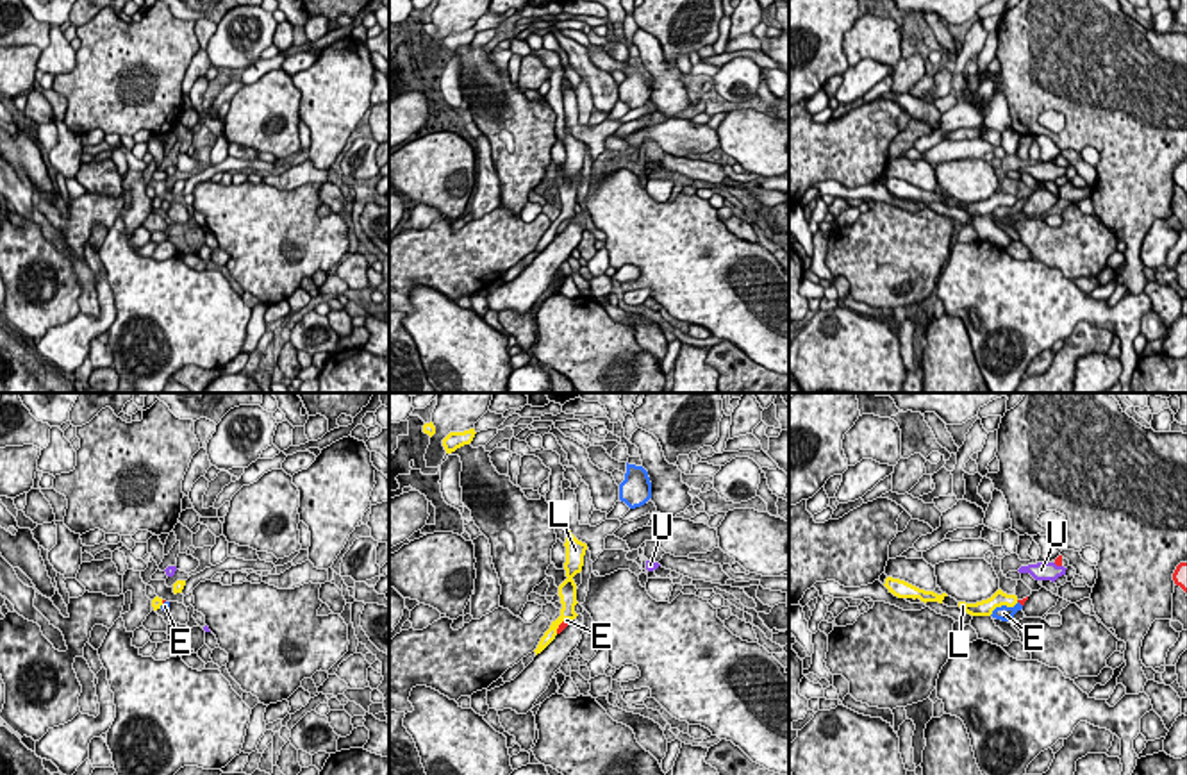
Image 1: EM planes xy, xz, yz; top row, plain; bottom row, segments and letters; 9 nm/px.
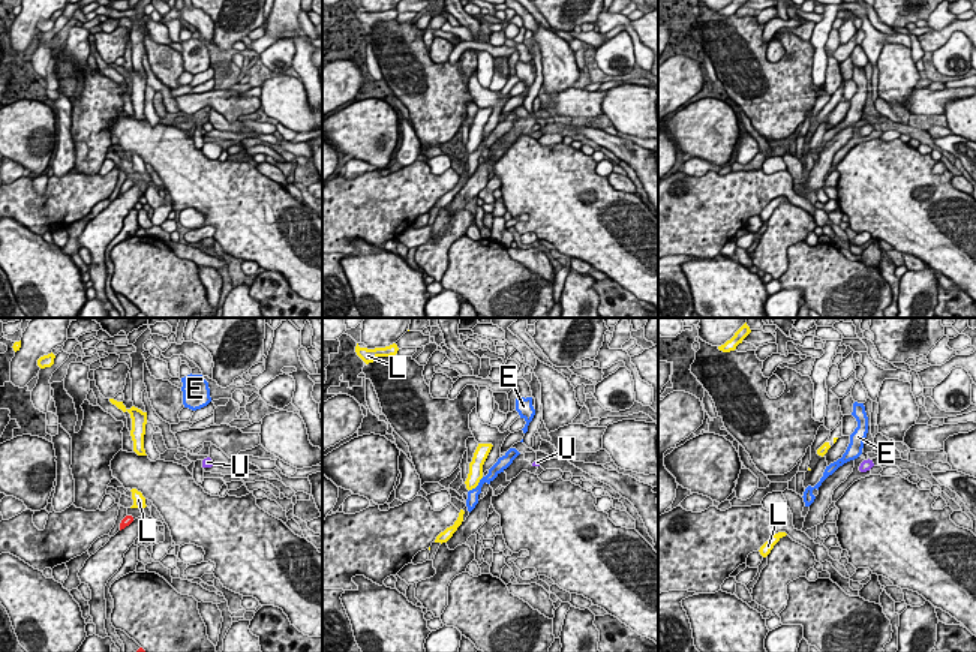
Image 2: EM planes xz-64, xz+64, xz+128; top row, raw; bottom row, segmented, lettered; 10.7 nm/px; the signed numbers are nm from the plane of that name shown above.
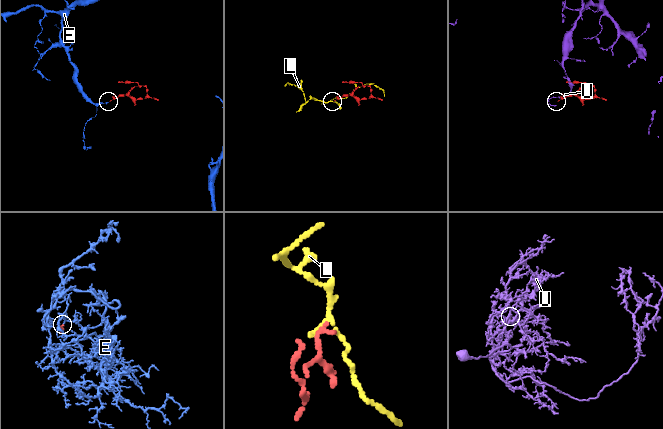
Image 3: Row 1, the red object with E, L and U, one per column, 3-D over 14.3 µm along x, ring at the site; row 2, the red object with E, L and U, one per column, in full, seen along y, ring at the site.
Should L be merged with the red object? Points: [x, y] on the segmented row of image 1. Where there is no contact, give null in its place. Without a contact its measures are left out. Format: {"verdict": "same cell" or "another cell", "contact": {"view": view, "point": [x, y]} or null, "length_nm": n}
{"verdict": "another cell", "contact": {"view": "xz", "point": [559, 627]}, "length_nm": 140}

